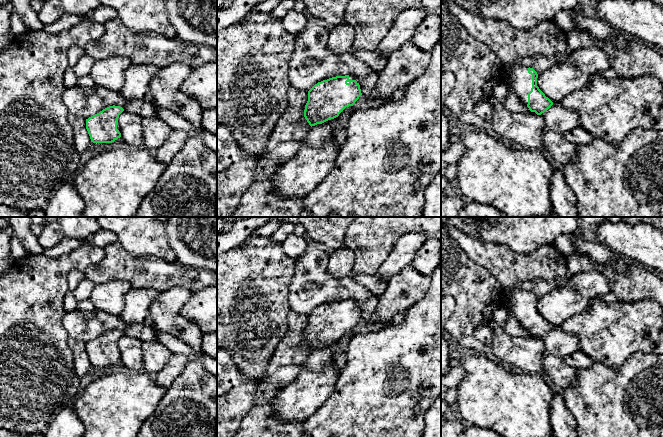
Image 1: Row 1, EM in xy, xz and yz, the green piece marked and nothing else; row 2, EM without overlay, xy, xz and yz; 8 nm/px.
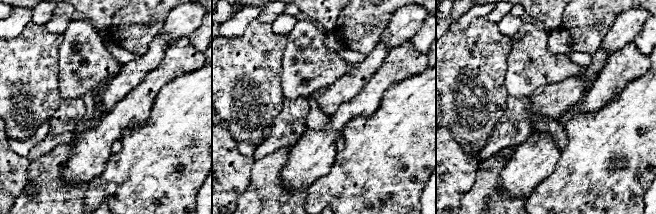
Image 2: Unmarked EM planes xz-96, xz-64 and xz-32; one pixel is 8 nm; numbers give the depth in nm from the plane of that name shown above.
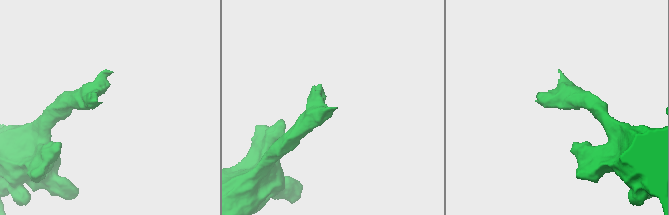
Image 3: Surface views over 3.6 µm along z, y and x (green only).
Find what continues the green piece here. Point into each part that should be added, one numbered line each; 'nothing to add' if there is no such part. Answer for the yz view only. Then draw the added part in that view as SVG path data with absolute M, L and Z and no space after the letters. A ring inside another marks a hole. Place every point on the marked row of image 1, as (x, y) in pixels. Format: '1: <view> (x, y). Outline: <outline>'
1: yz (518, 81). Outline: M516 66L506 71L502 71L502 79L507 86L509 94L515 94L519 97L524 105L528 104L528 93L532 88L532 75L528 73L528 67Z

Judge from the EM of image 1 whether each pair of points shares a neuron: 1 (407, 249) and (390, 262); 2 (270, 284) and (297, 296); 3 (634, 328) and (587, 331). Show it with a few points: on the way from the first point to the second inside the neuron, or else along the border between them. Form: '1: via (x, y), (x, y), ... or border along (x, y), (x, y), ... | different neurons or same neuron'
1: via (403, 253), (394, 262) | same neuron
2: border along (294, 270), (289, 285), (289, 310) | different neurons
3: via (622, 328), (615, 331), (599, 331) | same neuron

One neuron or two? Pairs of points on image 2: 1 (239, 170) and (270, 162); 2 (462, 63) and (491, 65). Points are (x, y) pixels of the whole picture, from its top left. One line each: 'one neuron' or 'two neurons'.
1: two neurons
2: one neuron

